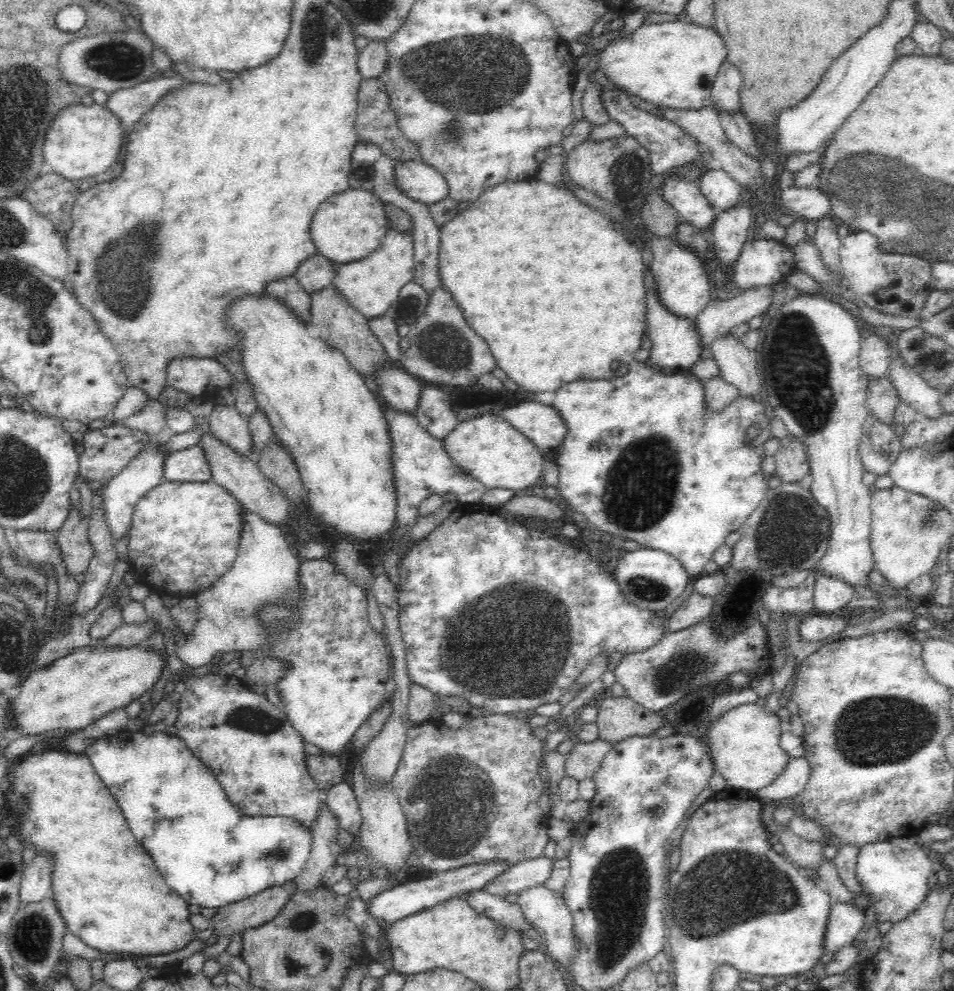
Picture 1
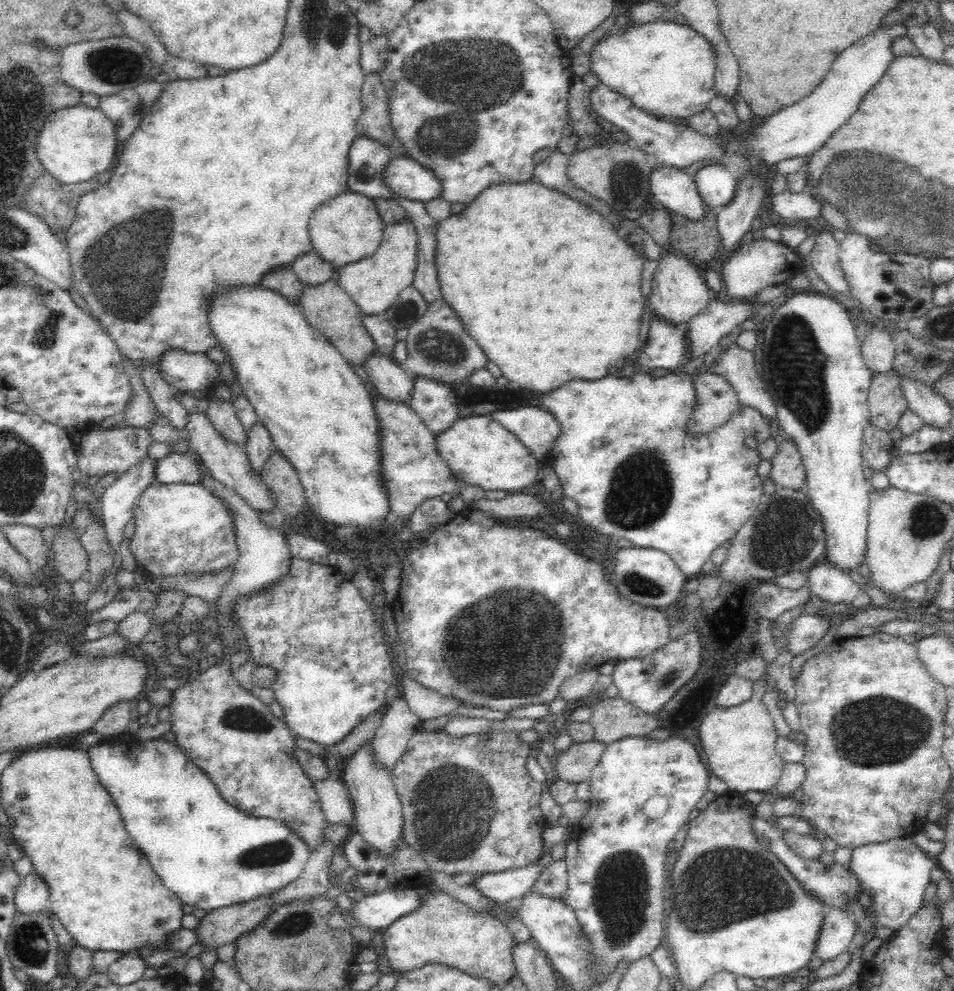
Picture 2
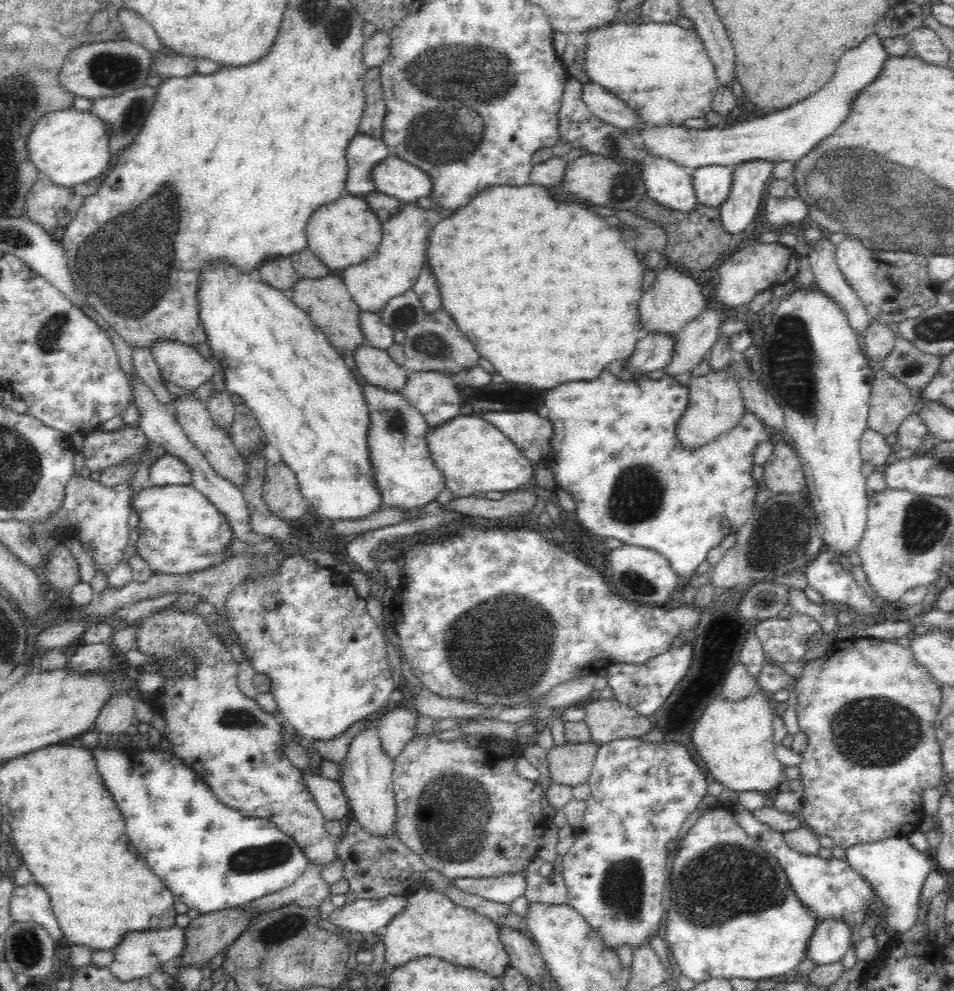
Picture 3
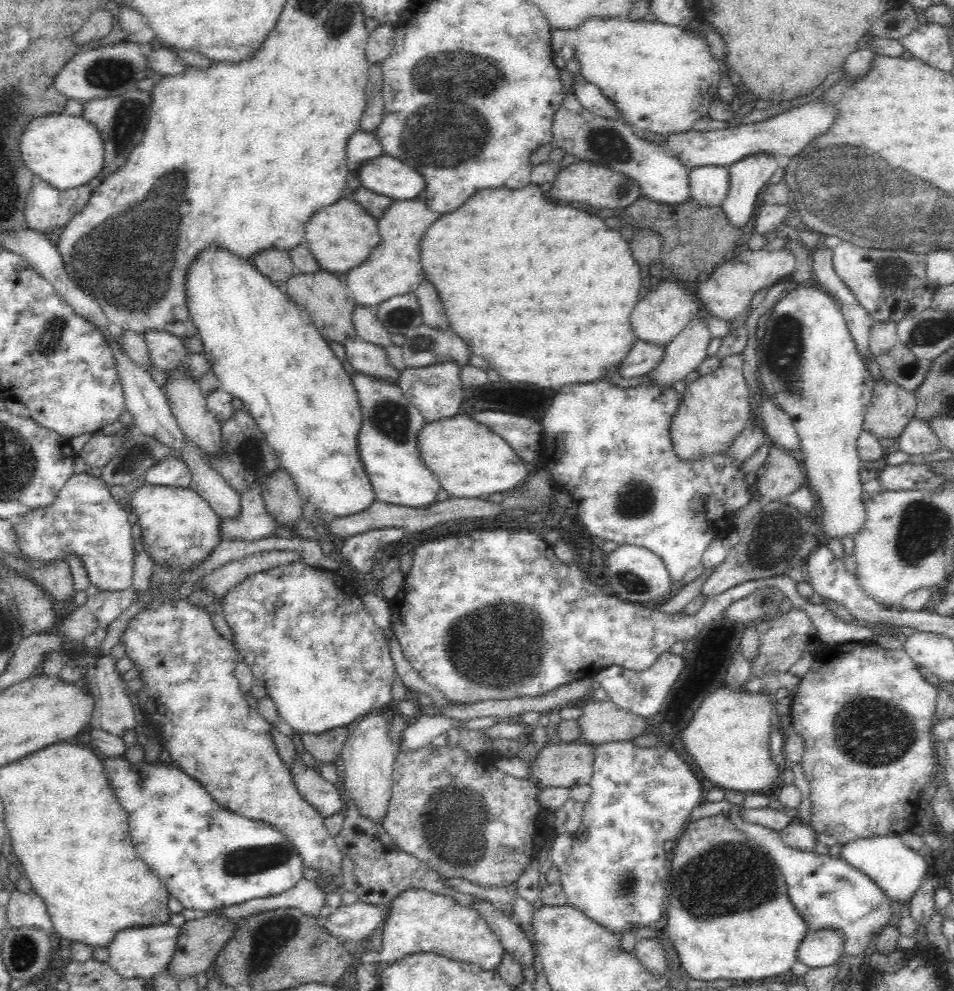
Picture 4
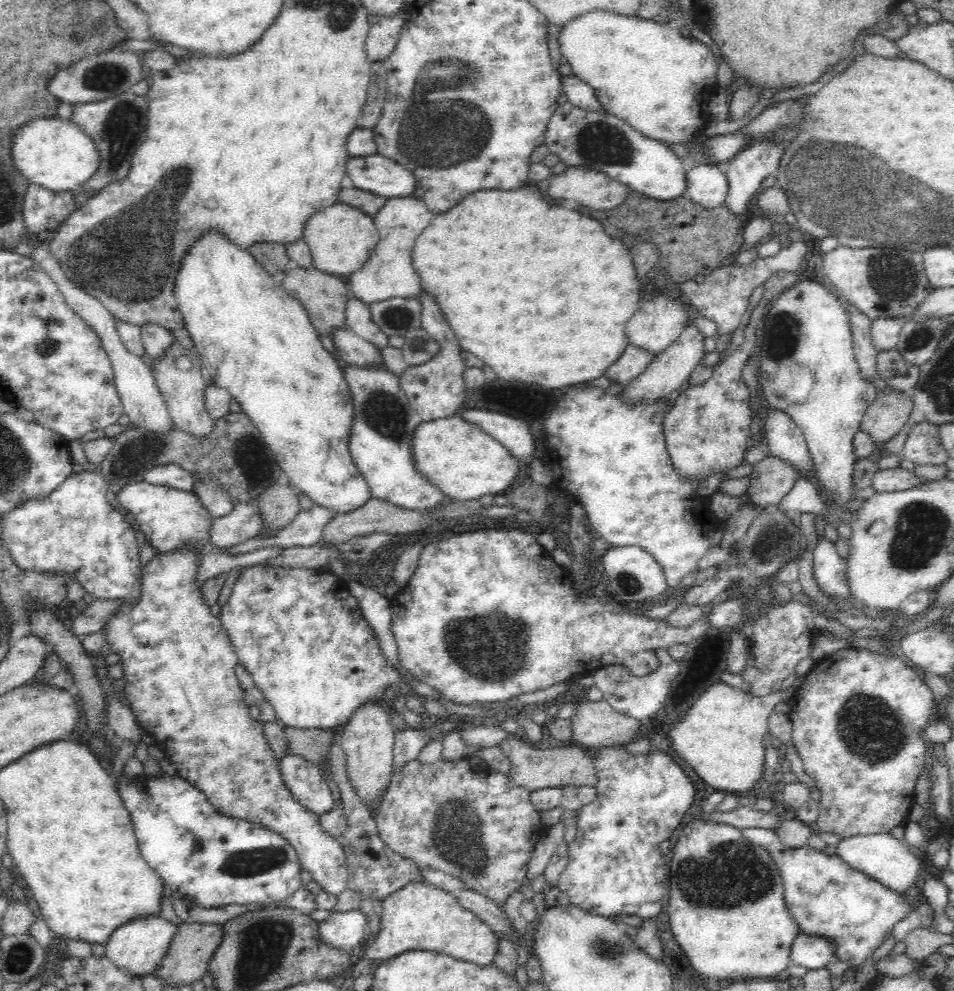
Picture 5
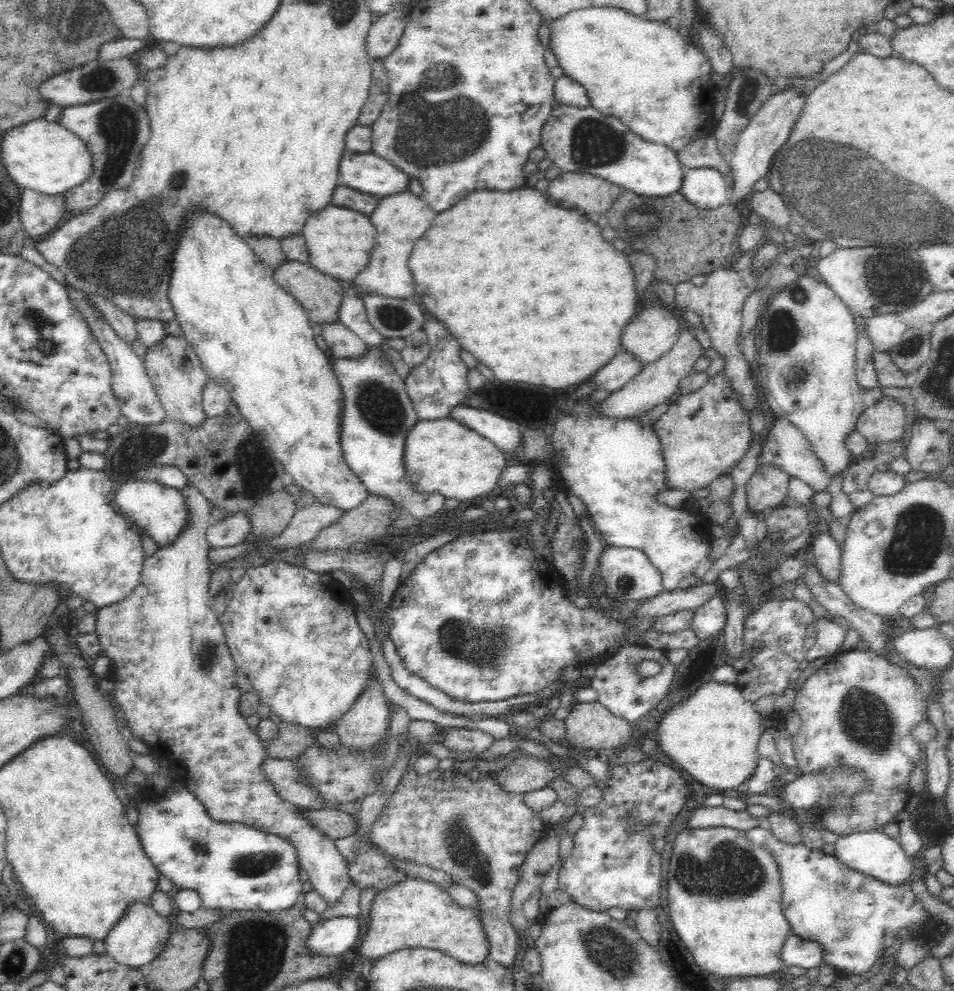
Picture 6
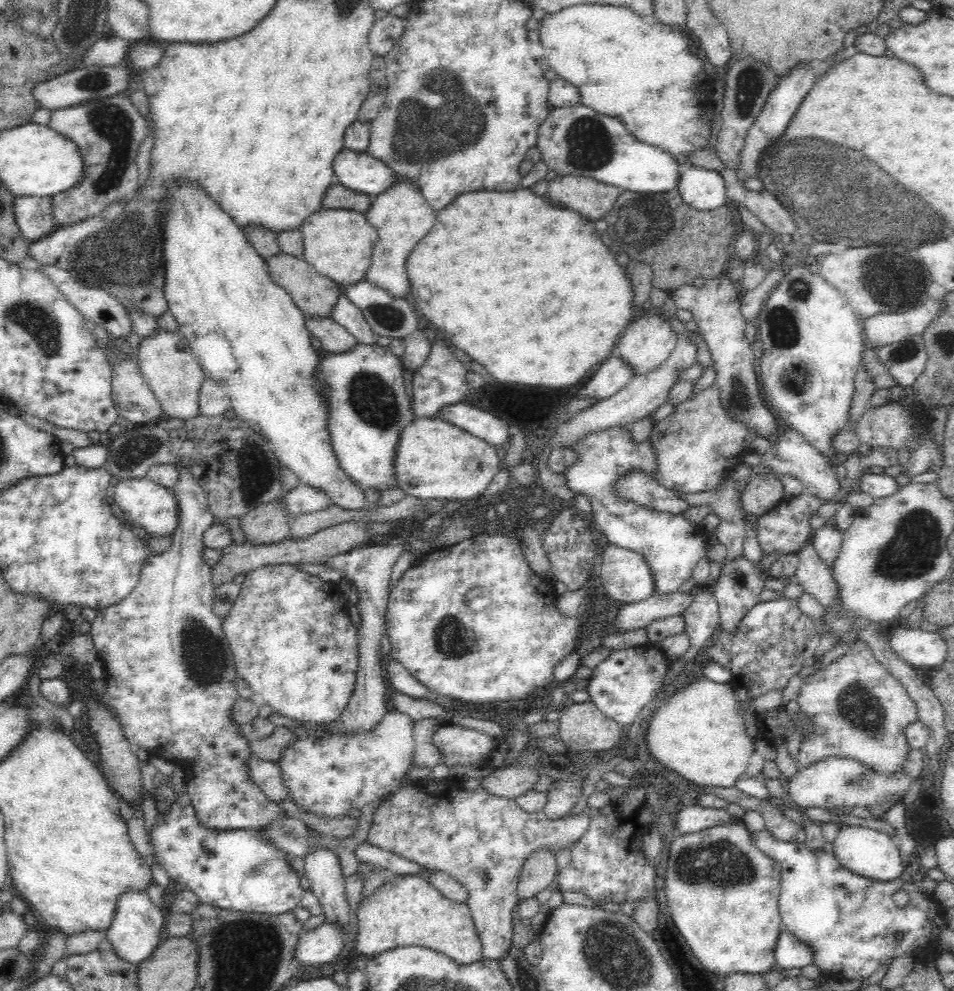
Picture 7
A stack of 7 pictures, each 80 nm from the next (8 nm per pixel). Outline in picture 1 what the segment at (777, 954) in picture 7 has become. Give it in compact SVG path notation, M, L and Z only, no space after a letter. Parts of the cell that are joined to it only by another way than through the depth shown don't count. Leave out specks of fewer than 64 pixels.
M834 904L828 916L822 954L835 954L851 945L865 923L865 910L850 904Z

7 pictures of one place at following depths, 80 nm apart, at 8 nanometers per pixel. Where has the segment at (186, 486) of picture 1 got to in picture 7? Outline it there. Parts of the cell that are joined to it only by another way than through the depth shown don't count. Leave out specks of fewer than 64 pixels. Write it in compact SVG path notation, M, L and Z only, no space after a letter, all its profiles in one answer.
M118 478L113 480L114 494L112 501L118 504L124 516L123 520L146 529L156 536L172 535L178 525L178 505L172 489L144 478Z

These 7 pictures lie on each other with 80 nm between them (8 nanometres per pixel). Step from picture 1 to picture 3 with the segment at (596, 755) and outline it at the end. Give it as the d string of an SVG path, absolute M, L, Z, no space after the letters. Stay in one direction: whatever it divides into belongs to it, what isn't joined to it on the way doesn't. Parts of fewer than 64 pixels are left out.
M568 743L546 750L550 783L576 786L590 778L598 752L596 743Z

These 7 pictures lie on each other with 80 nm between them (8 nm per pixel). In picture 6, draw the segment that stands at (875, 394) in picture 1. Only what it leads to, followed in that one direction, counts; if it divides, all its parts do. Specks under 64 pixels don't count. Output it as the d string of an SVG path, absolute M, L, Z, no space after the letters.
M884 397L860 414L855 431L869 444L880 445L900 440L905 433L906 421L902 404Z

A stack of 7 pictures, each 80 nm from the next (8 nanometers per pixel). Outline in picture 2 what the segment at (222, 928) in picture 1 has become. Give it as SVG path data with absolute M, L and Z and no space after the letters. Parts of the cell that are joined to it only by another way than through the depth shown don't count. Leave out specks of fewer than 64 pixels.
M267 895L244 904L208 911L192 930L204 949L207 947L216 952L220 946L234 944L240 936L259 926L273 910L273 900Z

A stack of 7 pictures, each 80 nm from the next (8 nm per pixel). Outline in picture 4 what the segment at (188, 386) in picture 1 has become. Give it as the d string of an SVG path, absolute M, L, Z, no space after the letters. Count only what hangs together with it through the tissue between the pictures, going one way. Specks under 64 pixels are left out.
M144 330L142 332L151 363L168 371L172 368L185 368L194 379L210 371L210 364L201 353L192 354L184 347L182 339L165 330Z

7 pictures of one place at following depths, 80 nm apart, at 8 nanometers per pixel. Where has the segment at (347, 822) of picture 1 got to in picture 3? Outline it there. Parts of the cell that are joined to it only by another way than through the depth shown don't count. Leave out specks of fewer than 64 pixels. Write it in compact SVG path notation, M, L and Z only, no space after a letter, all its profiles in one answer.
M300 770L304 787L310 791L325 820L345 821L351 812L348 797L338 780L330 780L310 770Z

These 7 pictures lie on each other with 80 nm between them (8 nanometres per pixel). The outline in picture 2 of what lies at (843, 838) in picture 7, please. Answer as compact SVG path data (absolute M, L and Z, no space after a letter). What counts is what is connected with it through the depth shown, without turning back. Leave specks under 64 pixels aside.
M896 837L853 848L850 870L858 877L862 892L874 901L875 927L886 927L894 932L906 926L923 906L924 893L936 866L935 857L920 850L912 837Z

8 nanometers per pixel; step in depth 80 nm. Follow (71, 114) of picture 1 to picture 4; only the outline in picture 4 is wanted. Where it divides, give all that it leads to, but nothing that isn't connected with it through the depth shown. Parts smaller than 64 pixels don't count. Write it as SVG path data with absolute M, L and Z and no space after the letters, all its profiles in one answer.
M64 112L34 118L20 134L18 144L22 164L34 177L58 190L76 188L96 178L104 164L103 140L98 129L90 125L82 115L72 116Z

